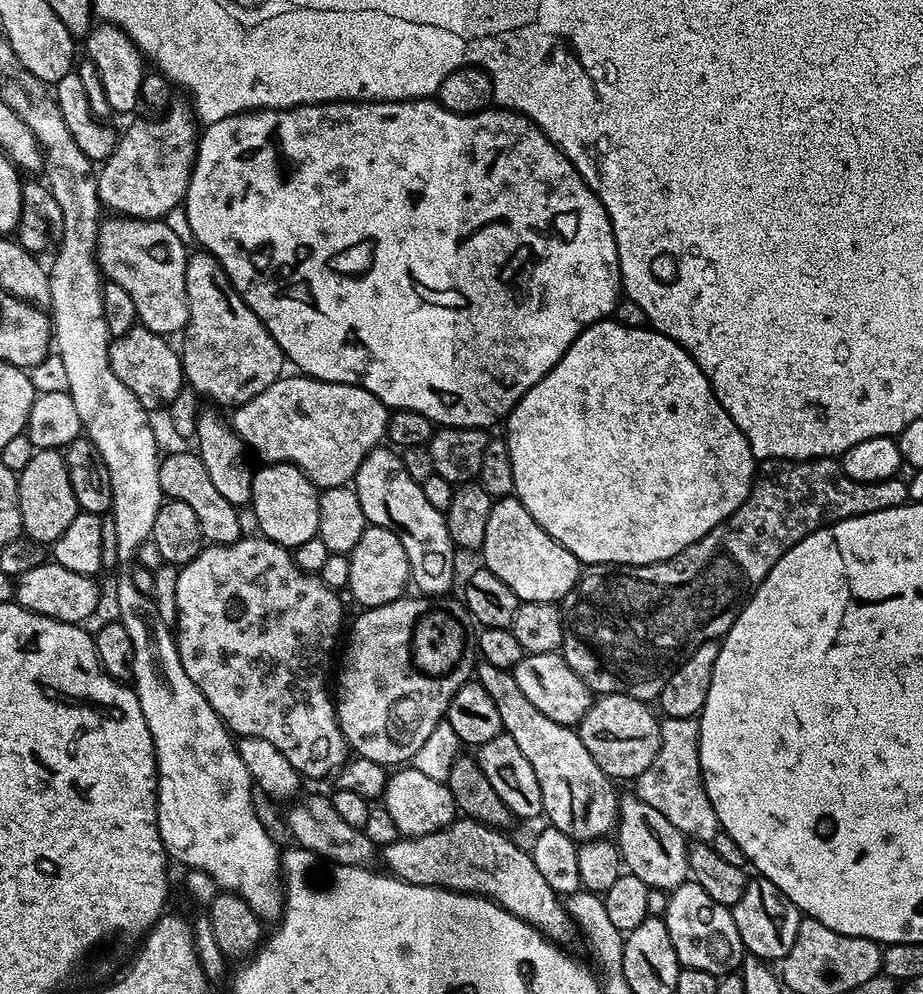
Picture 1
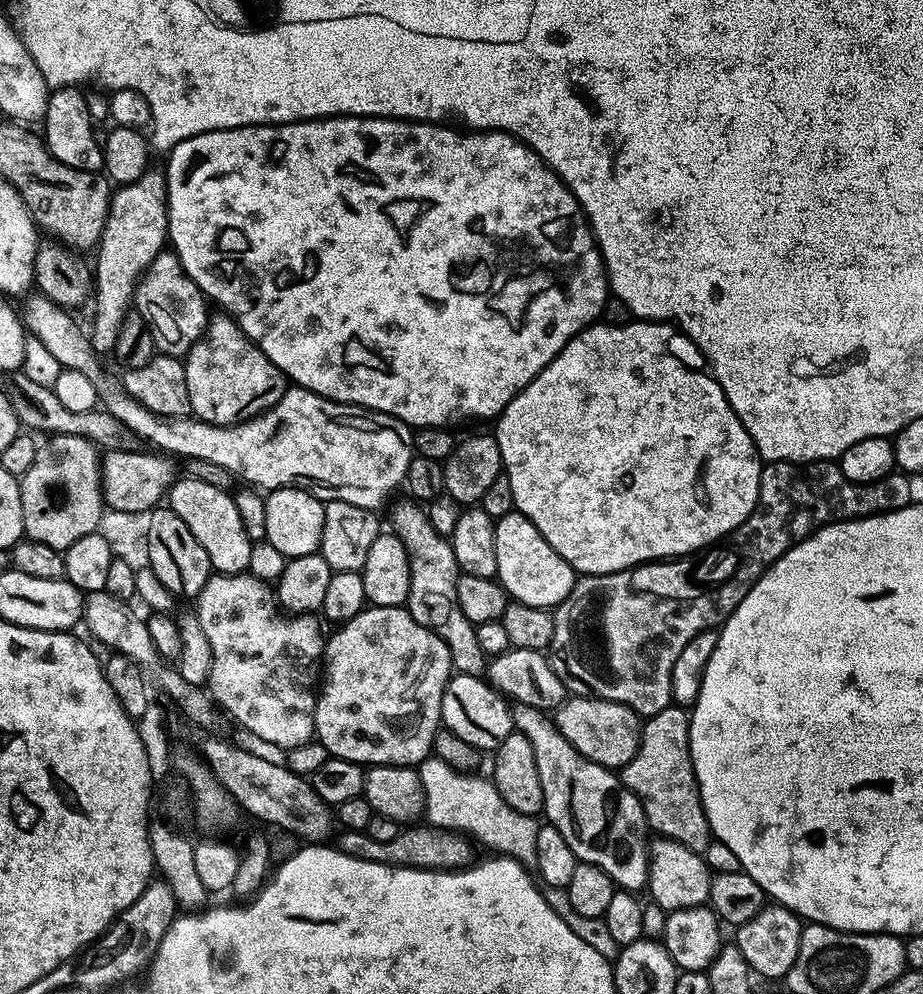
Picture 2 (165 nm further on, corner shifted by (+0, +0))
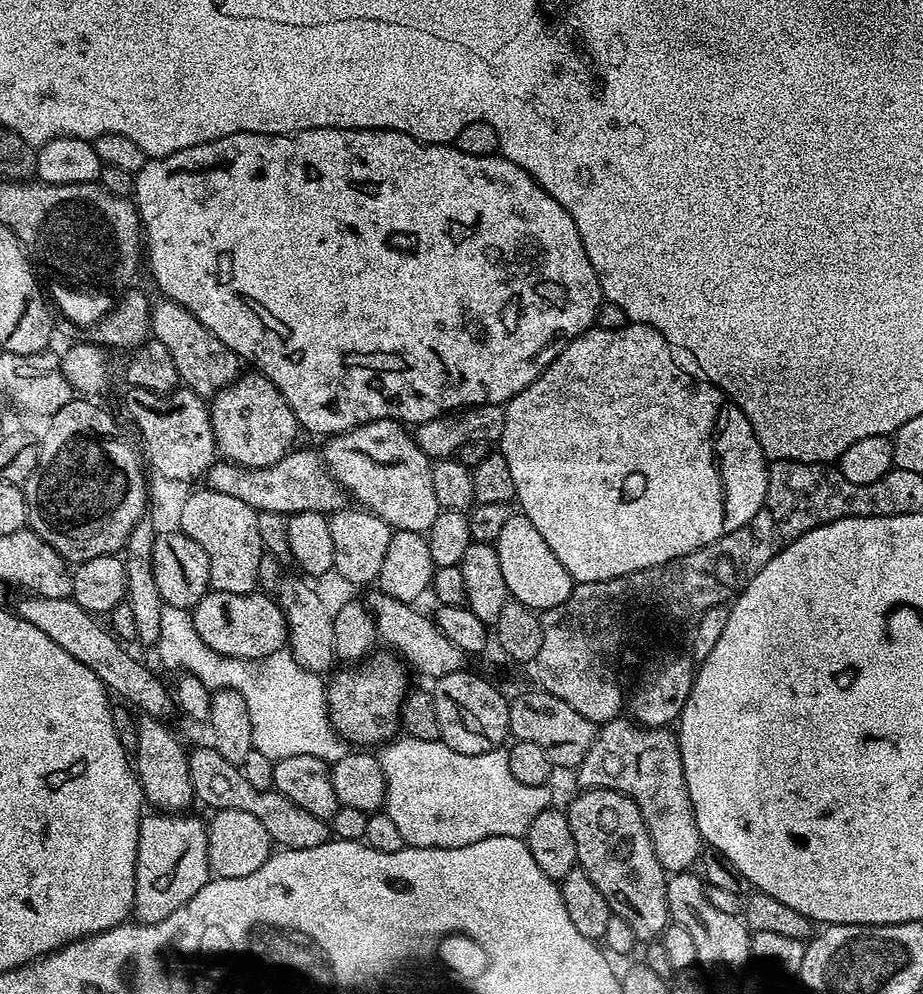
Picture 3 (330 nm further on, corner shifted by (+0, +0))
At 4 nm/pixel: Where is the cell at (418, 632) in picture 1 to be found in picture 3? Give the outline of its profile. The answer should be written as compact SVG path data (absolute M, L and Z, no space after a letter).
M373 651L355 666L344 666L341 672L333 671L332 681L327 681L328 717L332 727L347 743L378 746L397 735L401 708L410 691L410 669L395 652L383 651Z

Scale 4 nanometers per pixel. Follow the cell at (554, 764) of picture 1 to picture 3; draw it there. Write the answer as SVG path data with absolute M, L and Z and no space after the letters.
M589 788L579 794L566 808L574 834L577 865L598 886L612 915L622 918L634 930L637 941L655 941L663 936L670 923L666 902L668 882L638 806L626 794L609 788Z

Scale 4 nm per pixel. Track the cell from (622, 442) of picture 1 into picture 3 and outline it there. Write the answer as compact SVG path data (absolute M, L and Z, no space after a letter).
M630 322L618 330L593 326L570 341L566 350L562 350L562 354L558 354L558 358L546 366L540 377L530 382L530 386L523 388L513 400L509 400L504 408L506 426L502 426L498 450L510 465L510 475L514 478L516 491L515 503L520 503L519 511L530 518L530 522L534 522L538 534L546 538L546 546L554 550L554 558L566 566L576 584L613 580L619 576L631 576L634 572L647 573L672 560L681 560L691 552L699 552L724 536L746 527L754 514L758 514L766 498L769 461L760 449L750 422L721 388L699 375L691 376L686 369L679 368L672 355L674 349L667 338L648 324Z

